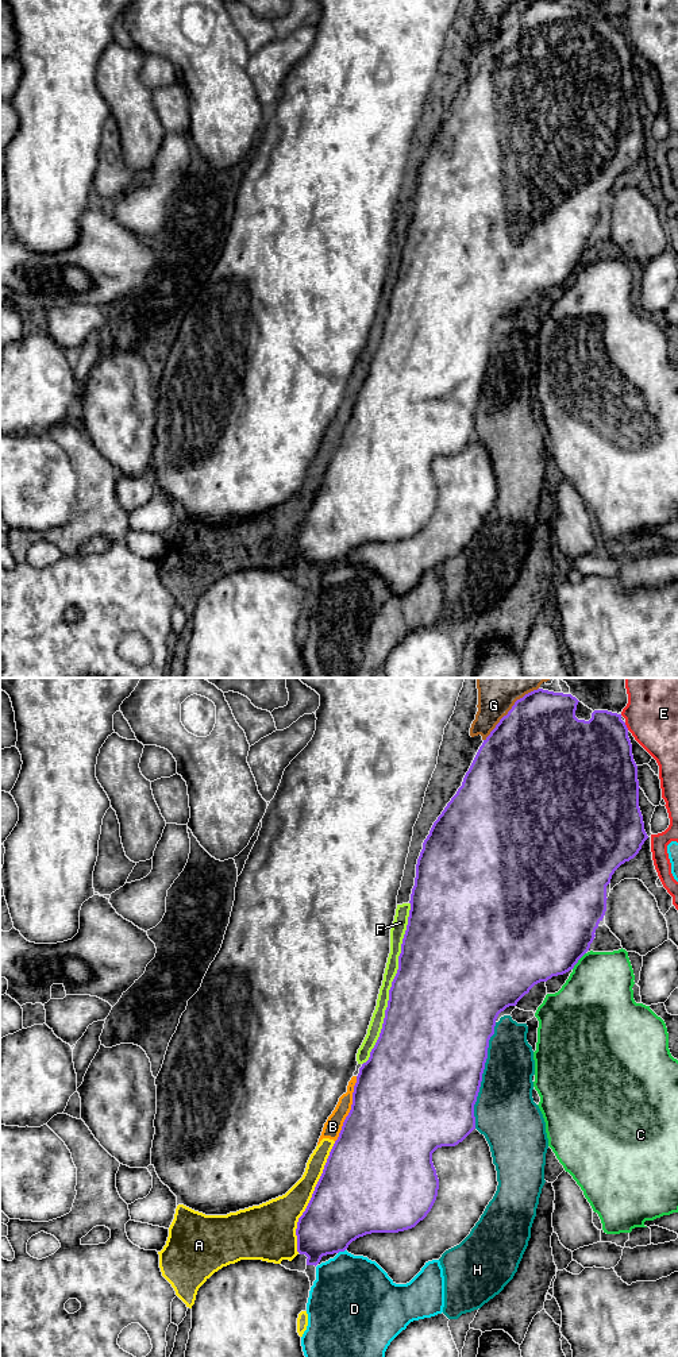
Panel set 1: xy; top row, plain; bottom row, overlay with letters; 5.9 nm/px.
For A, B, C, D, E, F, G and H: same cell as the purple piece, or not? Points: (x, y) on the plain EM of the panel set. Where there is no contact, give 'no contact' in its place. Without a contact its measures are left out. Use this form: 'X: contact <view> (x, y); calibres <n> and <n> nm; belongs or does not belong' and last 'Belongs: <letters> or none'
A: contact xy (312, 505); calibres 480 and 240 nm; does not belong
B: contact xy (351, 417); calibres 500 and 100 nm; does not belong
C: contact xy (578, 268); calibres 500 and 400 nm; does not belong
D: contact xy (341, 559); calibres 400 and 440 nm; does not belong
E: contact xy (626, 35); calibres 440 and 300 nm; does not belong
F: contact xy (392, 292); calibres 500 and 80 nm; does not belong
G: contact xy (508, 22); calibres 500 and 180 nm; does not belong
H: contact xy (481, 384); calibres 500 and 360 nm; does not belong
Belongs: none

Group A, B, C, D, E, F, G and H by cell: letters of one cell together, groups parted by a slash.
A B F G / C / D / E / H

